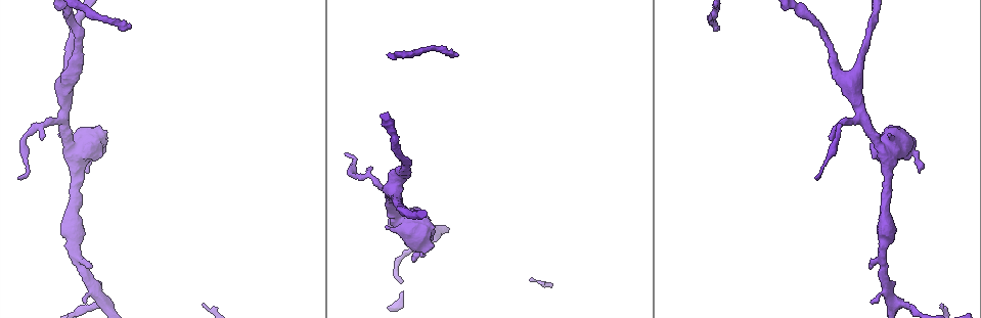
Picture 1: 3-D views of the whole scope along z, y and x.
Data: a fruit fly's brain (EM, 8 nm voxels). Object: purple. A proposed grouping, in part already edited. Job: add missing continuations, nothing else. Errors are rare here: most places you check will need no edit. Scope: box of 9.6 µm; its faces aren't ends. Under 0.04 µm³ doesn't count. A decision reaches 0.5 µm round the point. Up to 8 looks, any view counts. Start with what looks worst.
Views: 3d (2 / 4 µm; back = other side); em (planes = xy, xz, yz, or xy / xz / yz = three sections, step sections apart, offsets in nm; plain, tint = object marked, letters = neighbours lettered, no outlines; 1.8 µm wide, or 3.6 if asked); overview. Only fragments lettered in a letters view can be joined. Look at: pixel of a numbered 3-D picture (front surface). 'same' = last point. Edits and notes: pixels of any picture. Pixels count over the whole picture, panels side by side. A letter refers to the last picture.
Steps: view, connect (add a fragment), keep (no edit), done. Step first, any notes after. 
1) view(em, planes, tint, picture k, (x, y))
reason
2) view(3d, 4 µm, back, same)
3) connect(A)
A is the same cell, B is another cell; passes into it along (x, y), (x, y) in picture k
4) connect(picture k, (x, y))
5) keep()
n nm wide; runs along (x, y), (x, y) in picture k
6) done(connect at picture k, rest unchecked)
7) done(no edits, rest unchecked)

view(3d, 2 µm, picture 1, (871, 269))
free end

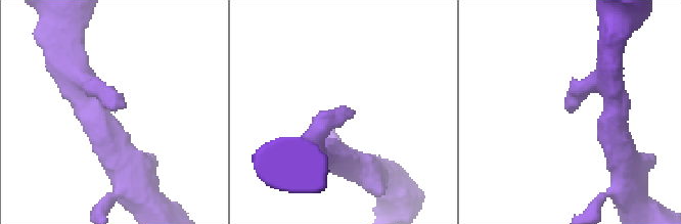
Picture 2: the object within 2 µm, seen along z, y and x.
view(em, yz, step 16, tint, picture 2, (576, 107))

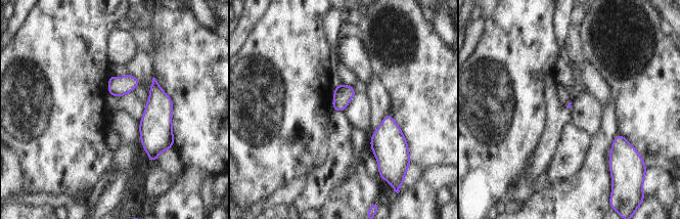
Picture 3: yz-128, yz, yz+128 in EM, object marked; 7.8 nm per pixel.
view(em, yz, step 16, letters, same)
what lies round it

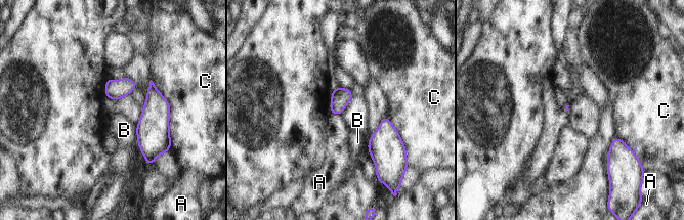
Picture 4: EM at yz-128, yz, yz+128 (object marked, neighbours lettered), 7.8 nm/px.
keep()
A, B and C are other cells; border along (330, 113), (341, 115) in picture 4; no lettered fragment goes on from it

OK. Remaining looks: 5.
view(em, planes, letters, picture 1, (416, 258))
tapers out

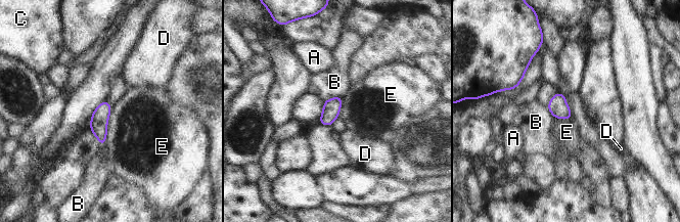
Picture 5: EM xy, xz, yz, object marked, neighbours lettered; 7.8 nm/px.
keep()
E touches over 320 nm; A, B, C, D and E are other cells; border along (111, 106), (103, 145) in picture 5; none of them fits

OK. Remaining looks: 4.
view(em, planes, letters, picture 1, (831, 137))

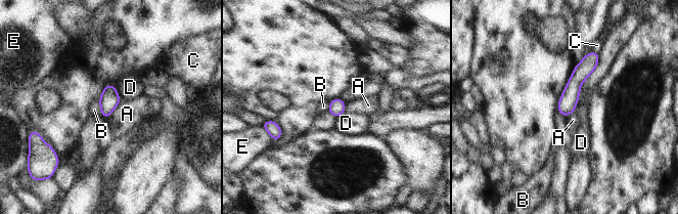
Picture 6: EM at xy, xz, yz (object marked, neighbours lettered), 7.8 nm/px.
keep()
D touches over 220 nm; A, B, C, D and E are other cells; runs along (596, 55), (577, 78), (564, 113) in picture 6; none of them fits

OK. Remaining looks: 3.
done(no edits, rest unchecked)

